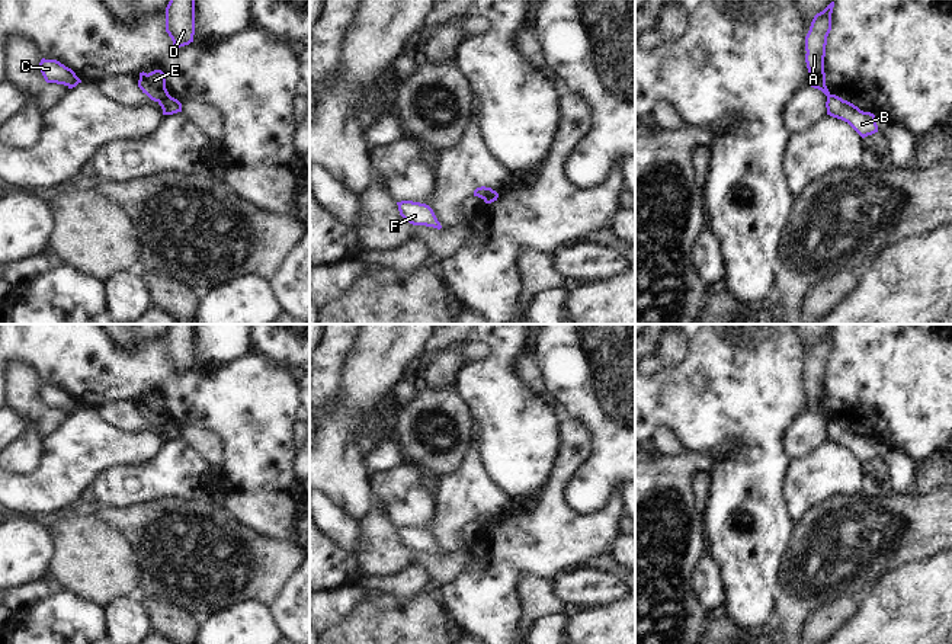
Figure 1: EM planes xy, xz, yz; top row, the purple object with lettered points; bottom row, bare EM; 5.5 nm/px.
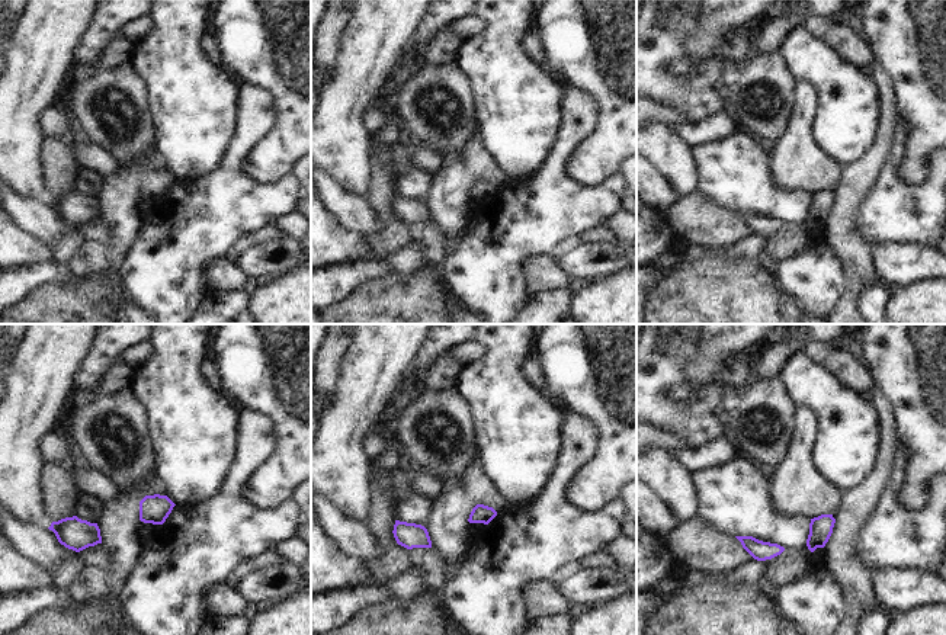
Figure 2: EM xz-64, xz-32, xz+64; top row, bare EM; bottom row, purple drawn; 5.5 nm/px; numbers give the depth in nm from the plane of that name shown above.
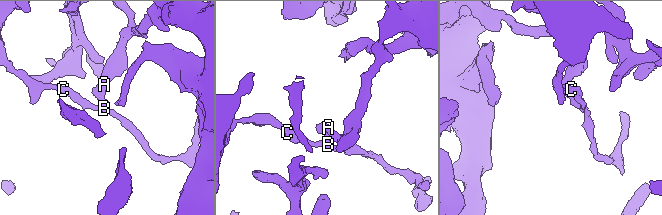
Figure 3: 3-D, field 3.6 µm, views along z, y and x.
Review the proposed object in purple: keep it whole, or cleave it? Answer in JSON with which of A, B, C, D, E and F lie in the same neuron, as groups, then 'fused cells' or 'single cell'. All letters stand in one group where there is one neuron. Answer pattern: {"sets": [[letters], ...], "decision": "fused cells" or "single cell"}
{"sets": [["A", "D", "E"], ["B", "C", "F"]], "decision": "fused cells"}

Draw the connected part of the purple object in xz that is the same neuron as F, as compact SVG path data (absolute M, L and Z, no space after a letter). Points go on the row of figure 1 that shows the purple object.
M401 201L397 202L400 215L413 225L426 225L440 230L442 225L437 221L433 209L420 202Z

